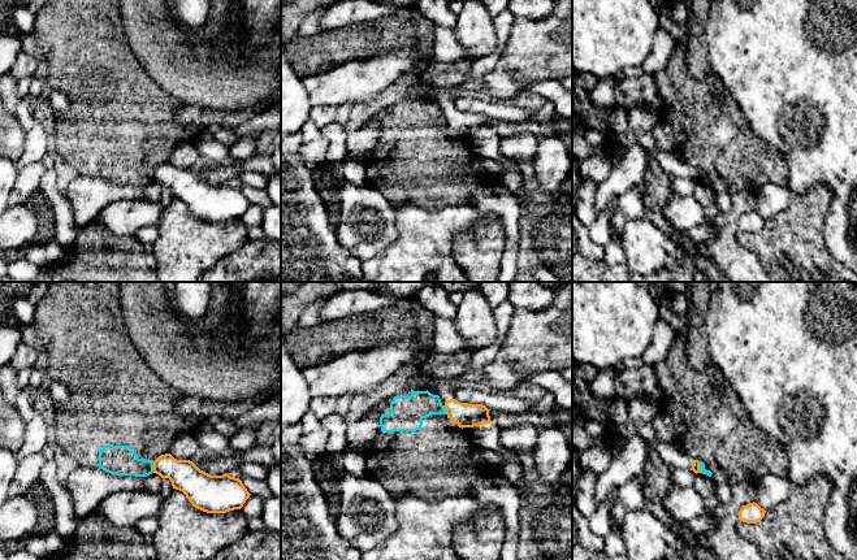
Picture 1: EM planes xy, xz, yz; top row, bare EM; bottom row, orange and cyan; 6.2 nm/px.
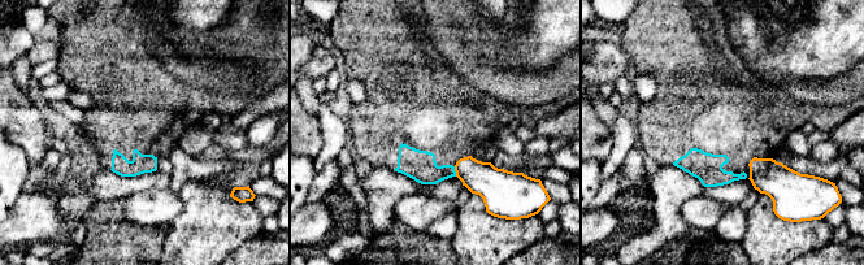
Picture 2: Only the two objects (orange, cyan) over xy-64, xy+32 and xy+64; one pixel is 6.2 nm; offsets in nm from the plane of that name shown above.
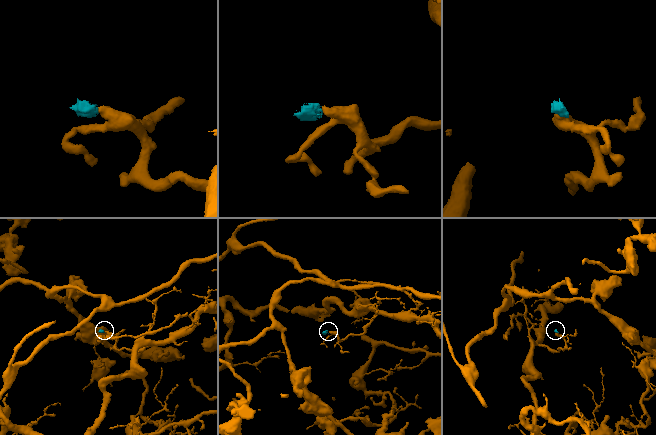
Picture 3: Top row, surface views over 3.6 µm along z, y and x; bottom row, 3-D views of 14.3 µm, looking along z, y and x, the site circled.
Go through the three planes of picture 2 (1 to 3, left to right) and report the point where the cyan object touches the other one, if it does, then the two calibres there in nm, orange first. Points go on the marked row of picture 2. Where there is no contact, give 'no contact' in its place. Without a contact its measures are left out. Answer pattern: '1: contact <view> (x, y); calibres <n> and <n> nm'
1: no contact
2: contact xy+32 (455, 170); calibres 220 and 190 nm
3: no contact

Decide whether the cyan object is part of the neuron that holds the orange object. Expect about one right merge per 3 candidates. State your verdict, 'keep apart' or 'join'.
keep apart

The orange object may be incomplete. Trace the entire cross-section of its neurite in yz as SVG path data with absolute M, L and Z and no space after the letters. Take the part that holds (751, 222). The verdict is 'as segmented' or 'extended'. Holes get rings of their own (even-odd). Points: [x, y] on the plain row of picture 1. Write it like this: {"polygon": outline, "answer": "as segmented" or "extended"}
{"polygon": "M749 212L739 220L739 229L746 233L757 233L765 226L766 220L757 212Z", "answer": "as segmented"}

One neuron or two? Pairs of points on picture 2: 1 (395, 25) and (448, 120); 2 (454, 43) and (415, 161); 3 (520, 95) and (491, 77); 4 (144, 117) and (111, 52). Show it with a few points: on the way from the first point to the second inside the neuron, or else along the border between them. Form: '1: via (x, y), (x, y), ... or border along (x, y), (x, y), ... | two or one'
1: via (395, 48), (395, 66), (425, 96) | one
2: border along (432, 35), (434, 47), (450, 66) | two
3: via (513, 88), (498, 83) | one
4: via (129, 101), (112, 85), (111, 68) | one

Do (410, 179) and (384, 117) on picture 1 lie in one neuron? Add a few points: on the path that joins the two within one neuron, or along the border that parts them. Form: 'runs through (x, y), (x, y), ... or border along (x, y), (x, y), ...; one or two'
runs through (402, 164), (399, 133); one

